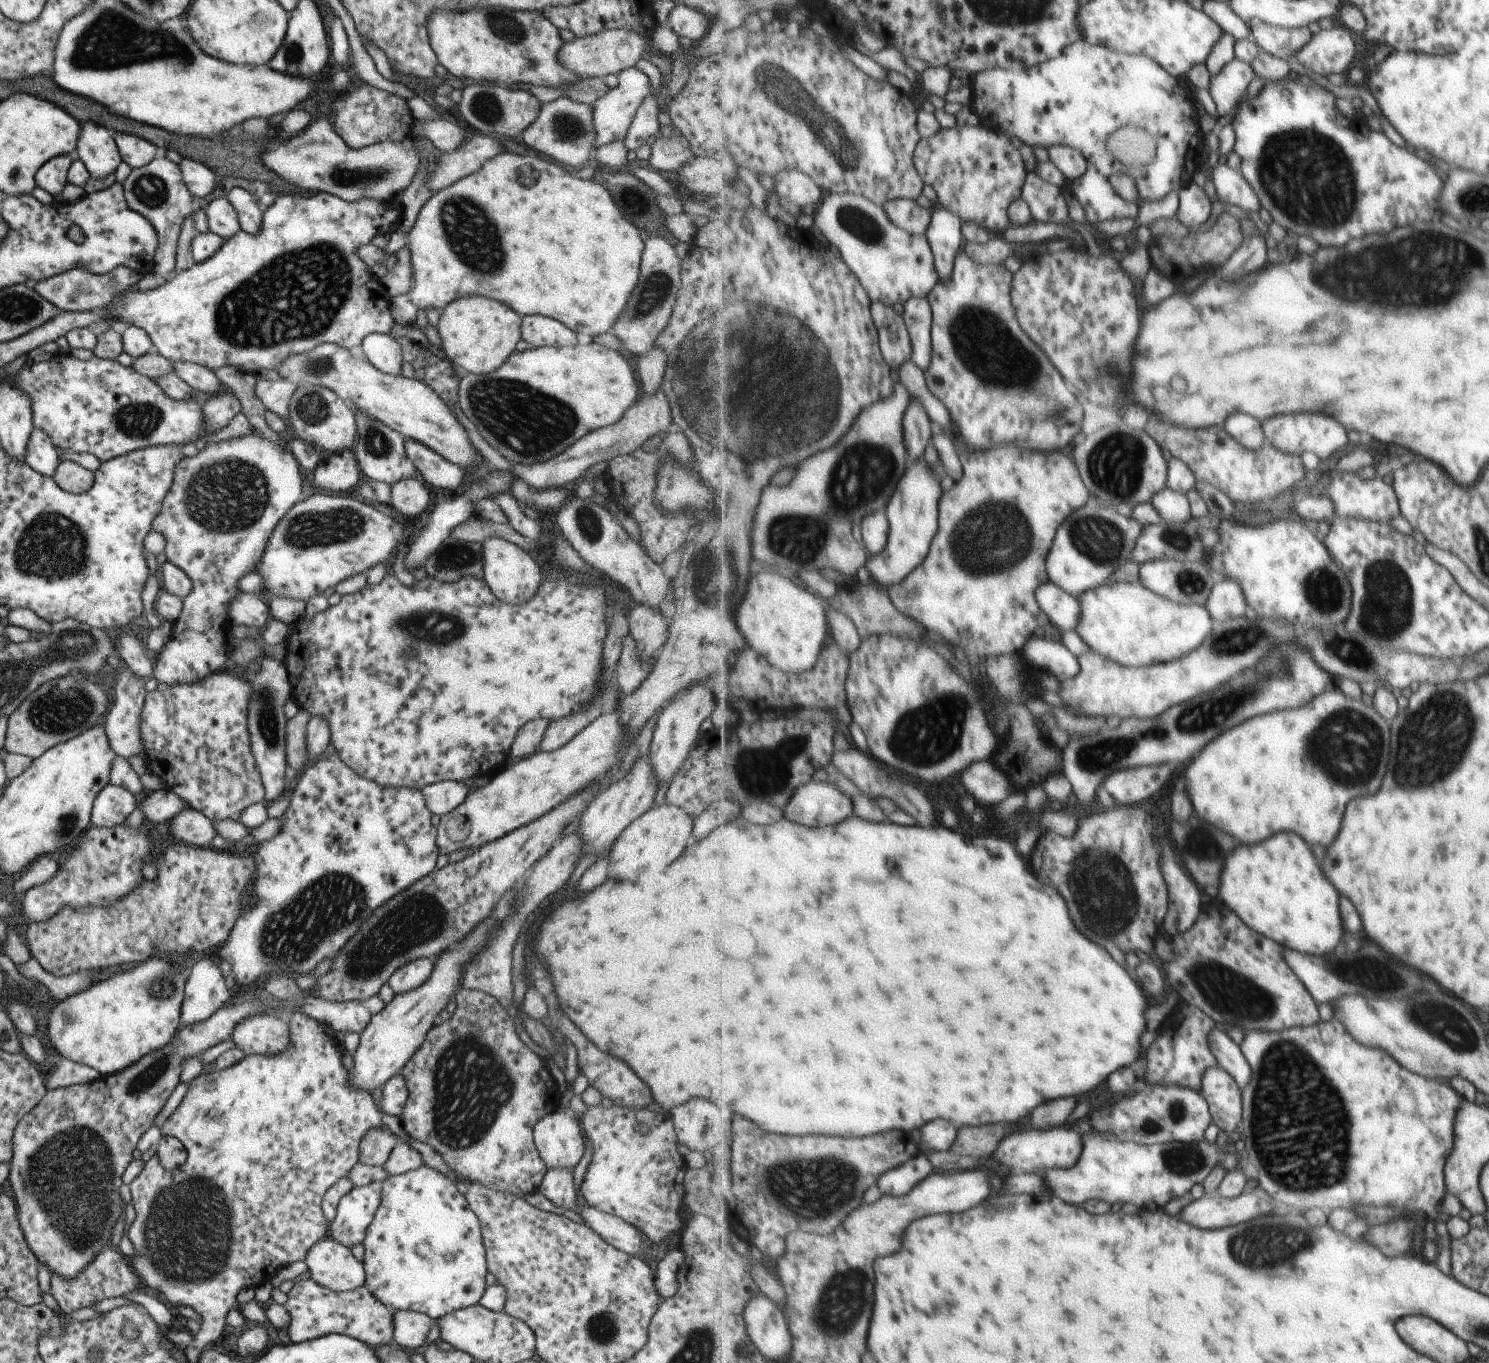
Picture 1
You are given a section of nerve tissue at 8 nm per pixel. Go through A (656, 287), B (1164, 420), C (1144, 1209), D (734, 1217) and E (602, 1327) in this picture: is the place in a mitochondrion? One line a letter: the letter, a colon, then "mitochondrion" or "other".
A: mitochondrion
B: other
C: other
D: other
E: mitochondrion

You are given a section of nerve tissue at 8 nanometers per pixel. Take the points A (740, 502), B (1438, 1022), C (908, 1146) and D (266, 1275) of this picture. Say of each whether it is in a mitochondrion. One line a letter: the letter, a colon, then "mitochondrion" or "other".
A: mitochondrion
B: mitochondrion
C: other
D: other

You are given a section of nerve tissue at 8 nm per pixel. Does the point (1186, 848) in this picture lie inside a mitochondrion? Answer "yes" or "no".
yes

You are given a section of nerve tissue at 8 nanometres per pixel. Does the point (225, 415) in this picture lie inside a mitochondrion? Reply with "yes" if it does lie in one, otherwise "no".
no

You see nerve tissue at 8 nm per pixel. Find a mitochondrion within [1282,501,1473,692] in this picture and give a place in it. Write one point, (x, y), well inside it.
(1384, 610)

